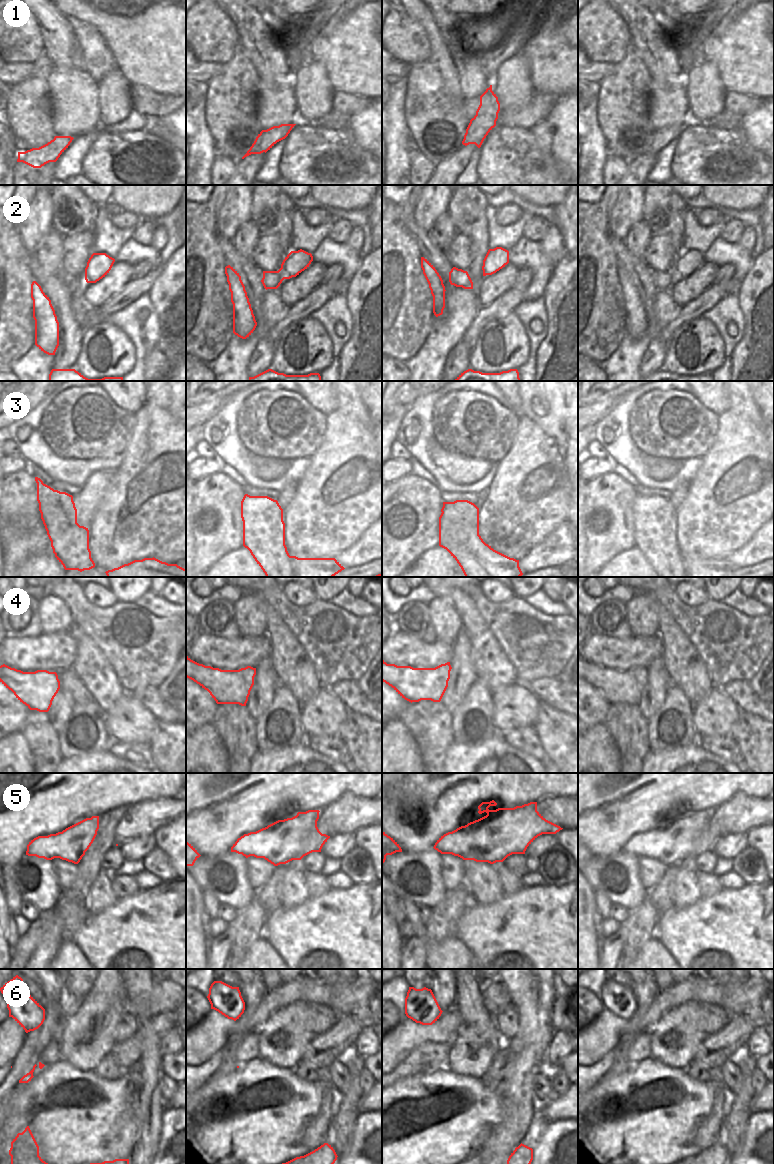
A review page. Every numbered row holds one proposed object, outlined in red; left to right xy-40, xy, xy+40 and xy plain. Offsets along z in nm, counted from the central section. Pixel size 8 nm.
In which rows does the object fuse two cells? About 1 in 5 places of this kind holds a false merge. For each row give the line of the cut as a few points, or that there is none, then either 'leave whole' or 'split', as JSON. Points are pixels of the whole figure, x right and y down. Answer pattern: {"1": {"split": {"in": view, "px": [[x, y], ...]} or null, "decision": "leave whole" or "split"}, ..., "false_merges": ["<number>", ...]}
{"1": {"split": null, "decision": "leave whole"}, "2": {"split": null, "decision": "leave whole"}, "3": {"split": {"in": "xy", "px": [[282, 529], [273, 553], [285, 562], [289, 557], [296, 576]]}, "decision": "split"}, "4": {"split": null, "decision": "leave whole"}, "5": {"split": null, "decision": "leave whole"}, "6": {"split": null, "decision": "leave whole"}, "false_merges": ["3"]}

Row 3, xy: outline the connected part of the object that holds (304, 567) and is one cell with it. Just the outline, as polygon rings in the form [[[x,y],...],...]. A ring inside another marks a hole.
[[[285,530],[275,537],[273,553],[285,563],[290,557],[296,577],[334,577],[345,568],[335,558],[298,558],[290,556],[285,545]]]

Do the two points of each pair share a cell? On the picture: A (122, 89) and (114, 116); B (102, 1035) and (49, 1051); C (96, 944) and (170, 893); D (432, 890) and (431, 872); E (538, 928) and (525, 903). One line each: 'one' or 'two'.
A: one
B: two
C: one
D: one
E: one

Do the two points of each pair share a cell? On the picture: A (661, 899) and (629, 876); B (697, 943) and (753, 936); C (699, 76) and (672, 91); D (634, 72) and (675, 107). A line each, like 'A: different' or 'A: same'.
A: different
B: same
C: different
D: different

